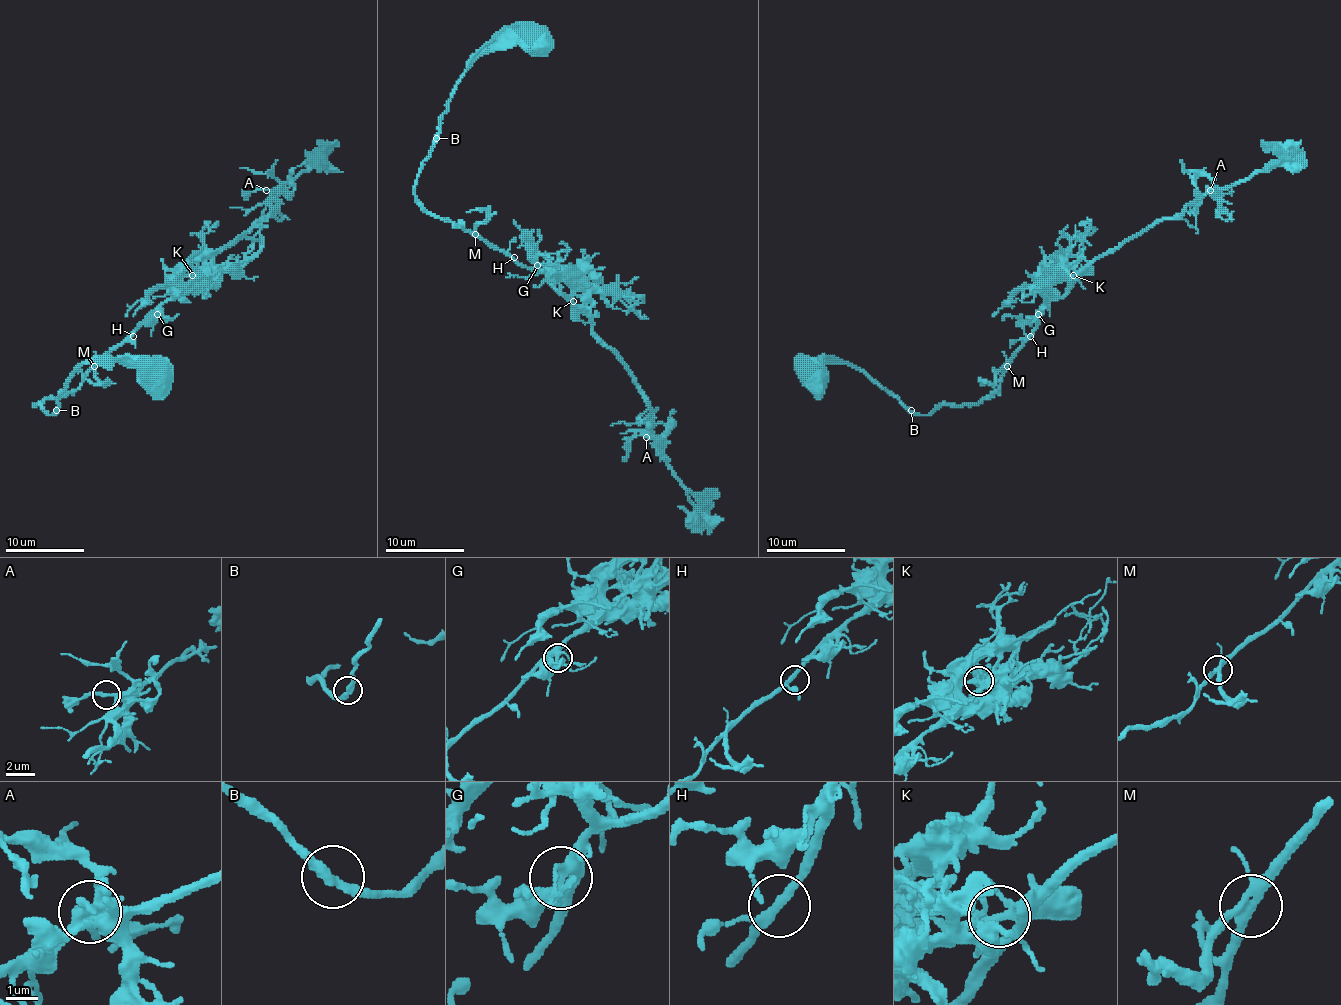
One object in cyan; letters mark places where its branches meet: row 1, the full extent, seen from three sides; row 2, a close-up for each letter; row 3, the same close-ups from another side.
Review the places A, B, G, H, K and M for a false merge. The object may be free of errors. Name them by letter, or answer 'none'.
none

